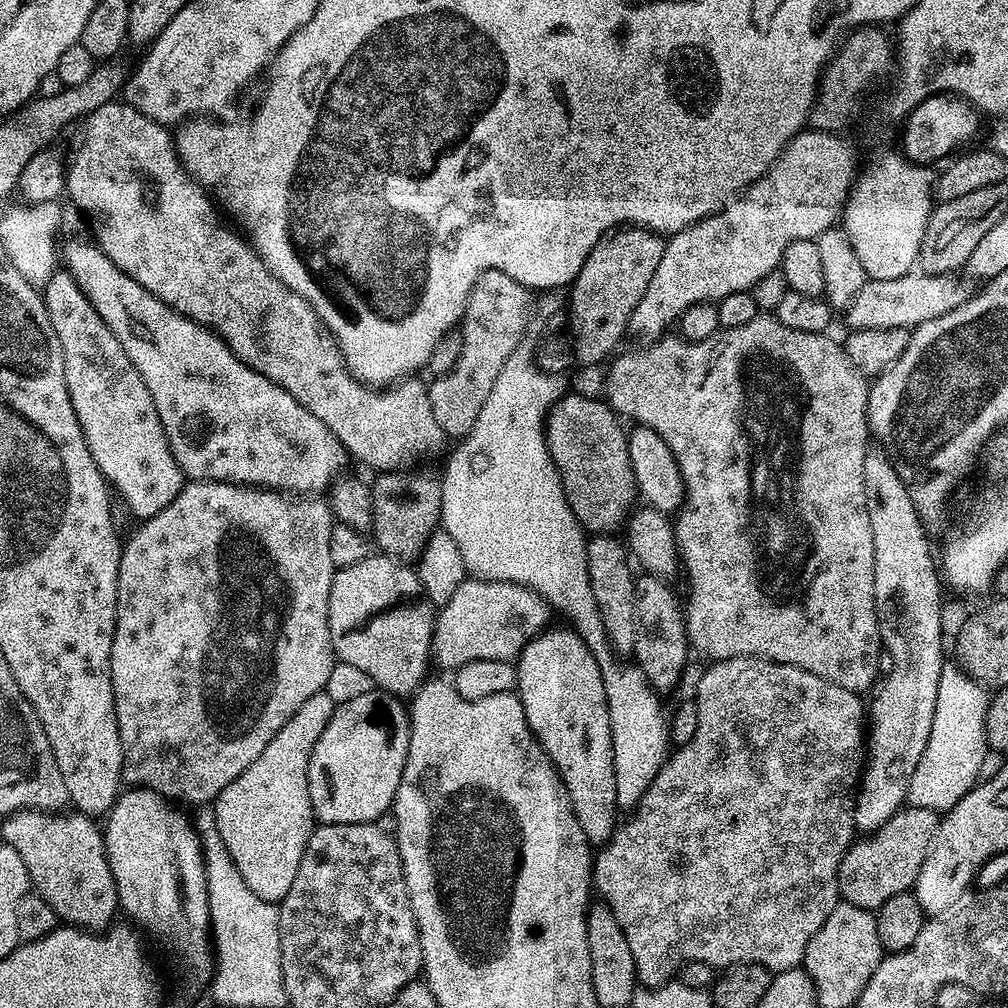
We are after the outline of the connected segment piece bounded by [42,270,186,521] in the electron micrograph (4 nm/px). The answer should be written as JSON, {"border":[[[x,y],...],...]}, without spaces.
{"border":[[[67,270],[53,272],[42,287],[42,295],[50,326],[54,326],[54,334],[58,334],[60,339],[70,402],[82,426],[90,454],[105,481],[114,489],[115,495],[120,495],[128,503],[129,510],[140,516],[141,521],[146,521],[170,506],[170,502],[178,498],[186,483],[185,474],[170,451],[170,442],[166,438],[166,430],[162,430],[158,410],[154,410],[150,390],[146,390],[146,382],[142,382],[142,374],[138,374],[134,362],[126,358],[126,350],[122,350],[118,338],[110,334],[110,326],[106,326],[102,318],[98,318],[98,310],[90,306],[90,298],[82,294],[78,282],[74,282]]]}

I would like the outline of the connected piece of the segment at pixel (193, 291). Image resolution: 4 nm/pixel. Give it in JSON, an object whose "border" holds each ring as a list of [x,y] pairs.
{"border":[[[113,102],[89,114],[83,121],[82,127],[84,127],[84,140],[77,142],[76,153],[73,154],[72,160],[70,156],[66,164],[66,196],[67,199],[72,199],[92,219],[92,228],[96,231],[96,237],[94,237],[96,247],[106,254],[106,258],[110,258],[110,262],[114,262],[114,266],[118,266],[118,270],[130,274],[130,278],[134,278],[134,282],[138,282],[138,286],[150,290],[150,294],[154,294],[159,300],[166,302],[166,306],[170,306],[178,314],[198,322],[204,328],[211,328],[221,340],[228,343],[229,350],[239,360],[246,362],[246,366],[250,366],[258,374],[270,378],[270,382],[282,386],[282,390],[286,390],[286,394],[294,394],[296,401],[302,406],[306,406],[306,410],[310,410],[310,414],[314,414],[314,418],[321,420],[330,429],[330,434],[334,434],[334,438],[338,438],[338,442],[342,442],[342,446],[348,451],[348,455],[353,461],[361,460],[366,467],[376,468],[377,473],[408,470],[419,465],[416,463],[427,452],[436,452],[446,443],[442,426],[438,426],[437,420],[434,419],[434,410],[430,407],[428,384],[425,381],[416,380],[420,378],[405,378],[391,386],[379,388],[362,384],[348,373],[347,368],[344,367],[340,348],[335,340],[328,335],[324,325],[316,316],[316,311],[298,293],[287,288],[278,278],[274,278],[272,271],[262,262],[262,258],[235,227],[232,227],[233,229],[227,228],[220,221],[221,213],[218,208],[218,213],[216,213],[216,208],[212,205],[211,200],[213,197],[185,170],[184,164],[176,155],[176,141],[173,133],[165,125],[151,120],[149,116],[142,114],[127,102]]]}

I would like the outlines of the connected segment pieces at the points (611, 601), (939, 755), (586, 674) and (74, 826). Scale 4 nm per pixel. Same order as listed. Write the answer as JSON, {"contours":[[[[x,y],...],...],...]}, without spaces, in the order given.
{"contours":[[[[596,534],[586,544],[586,566],[590,574],[590,590],[594,590],[594,602],[598,602],[598,614],[602,616],[612,651],[617,654],[634,653],[634,579],[633,565],[625,545],[612,534]]],[[[945,663],[942,678],[938,678],[938,702],[934,705],[934,726],[912,784],[908,788],[907,803],[914,808],[934,810],[938,814],[949,812],[981,779],[984,759],[990,756],[986,742],[986,710],[989,689],[970,678],[955,663]]],[[[549,627],[547,630],[534,637],[530,643],[522,649],[518,659],[515,661],[516,666],[516,688],[522,706],[526,710],[526,722],[529,730],[536,735],[536,741],[542,746],[542,750],[550,758],[550,762],[556,768],[556,773],[560,775],[561,782],[566,786],[568,797],[572,803],[574,814],[578,818],[578,826],[582,826],[582,834],[588,839],[589,845],[599,846],[604,841],[612,837],[612,831],[615,830],[618,823],[618,809],[616,806],[616,787],[614,786],[614,766],[612,765],[612,735],[610,734],[610,710],[608,709],[608,699],[606,698],[606,690],[602,682],[602,674],[598,662],[594,658],[594,654],[590,654],[590,650],[586,646],[586,642],[571,627],[564,628]]],[[[21,810],[5,820],[2,840],[22,858],[35,895],[41,896],[65,925],[99,934],[117,919],[120,899],[110,874],[104,834],[95,819],[75,810],[67,814]]]]}

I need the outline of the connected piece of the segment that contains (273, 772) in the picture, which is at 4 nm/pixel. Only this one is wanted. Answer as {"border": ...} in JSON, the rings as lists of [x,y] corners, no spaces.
{"border":[[[324,691],[302,702],[290,722],[286,722],[286,726],[274,734],[270,746],[266,746],[260,757],[250,762],[250,766],[242,770],[242,774],[238,774],[238,778],[234,778],[234,782],[230,782],[230,786],[226,786],[226,790],[222,790],[214,801],[216,829],[218,834],[222,834],[222,842],[226,842],[226,850],[230,850],[230,858],[234,858],[234,866],[238,866],[238,874],[246,878],[246,886],[250,886],[258,898],[266,898],[266,902],[274,905],[279,905],[286,894],[290,894],[294,874],[298,874],[298,862],[302,862],[306,842],[312,836],[314,817],[308,789],[310,754],[318,738],[322,738],[322,730],[326,730],[326,722],[330,722],[336,706],[330,694]]]}

